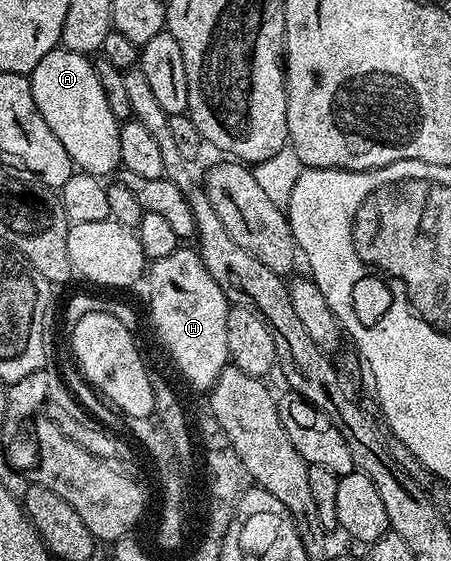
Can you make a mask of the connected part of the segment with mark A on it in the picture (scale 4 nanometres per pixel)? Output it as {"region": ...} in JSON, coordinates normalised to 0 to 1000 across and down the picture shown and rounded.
{"region":[[[135,80],[84,109],[80,121],[67,128],[67,139],[75,187],[84,187],[93,216],[111,223],[111,237],[137,251],[137,266],[146,266],[160,282],[162,299],[215,316],[239,316],[248,303],[255,307],[268,296],[268,221],[235,180],[235,166],[226,166],[226,144],[213,128],[211,111],[197,100],[164,94]]]}

